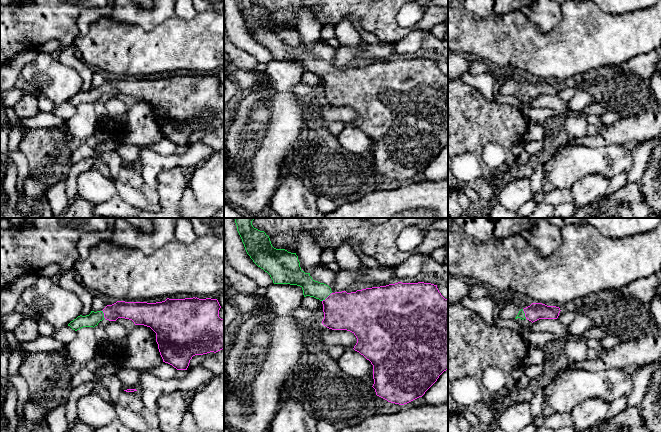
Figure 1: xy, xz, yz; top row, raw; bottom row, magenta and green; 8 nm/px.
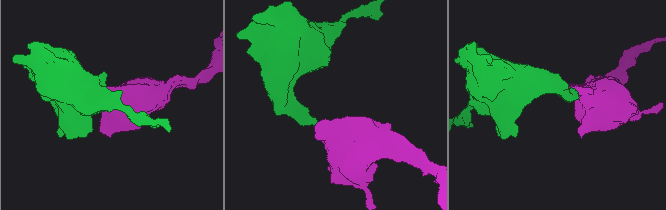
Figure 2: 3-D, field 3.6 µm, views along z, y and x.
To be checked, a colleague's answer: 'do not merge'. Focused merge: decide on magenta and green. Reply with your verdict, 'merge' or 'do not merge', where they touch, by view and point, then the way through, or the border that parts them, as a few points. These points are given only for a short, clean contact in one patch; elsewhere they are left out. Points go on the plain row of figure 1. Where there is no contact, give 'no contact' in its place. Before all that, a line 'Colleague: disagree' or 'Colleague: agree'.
Colleague: disagree
merge; meets magenta in xz at (327, 73); runs through xz (354, 88), (340, 85), (327, 73), (321, 67), (310, 63)

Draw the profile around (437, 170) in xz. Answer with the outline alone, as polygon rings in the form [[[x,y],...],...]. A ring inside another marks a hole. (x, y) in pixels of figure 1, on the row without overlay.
[[[448,146],[422,172],[426,182],[440,182],[448,178]]]

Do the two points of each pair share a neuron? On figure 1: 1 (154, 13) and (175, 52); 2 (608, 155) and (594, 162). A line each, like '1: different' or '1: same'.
1: different
2: same

